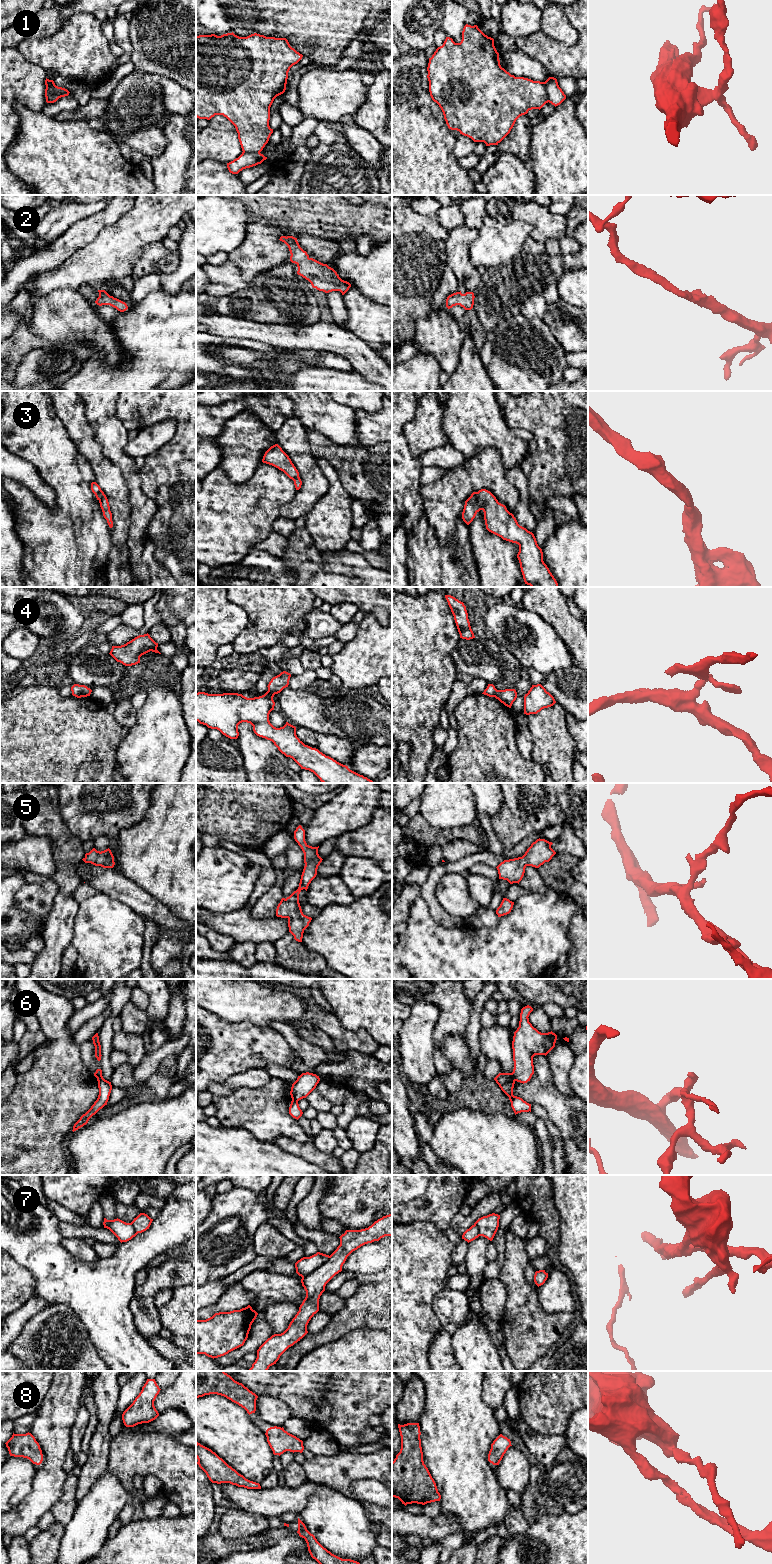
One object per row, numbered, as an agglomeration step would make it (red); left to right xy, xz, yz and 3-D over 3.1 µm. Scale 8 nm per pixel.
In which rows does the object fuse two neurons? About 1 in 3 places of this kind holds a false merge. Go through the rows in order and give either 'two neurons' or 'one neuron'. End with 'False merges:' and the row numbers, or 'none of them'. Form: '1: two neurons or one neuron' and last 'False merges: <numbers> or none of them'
1: two neurons
2: one neuron
3: one neuron
4: two neurons
5: one neuron
6: two neurons
7: two neurons
8: one neuron
False merges: 1, 4, 6, 7

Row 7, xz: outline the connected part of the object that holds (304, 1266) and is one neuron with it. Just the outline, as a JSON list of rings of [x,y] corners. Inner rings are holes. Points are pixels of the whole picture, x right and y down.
[[[317,1252],[310,1257],[303,1257],[295,1263],[296,1273],[302,1278],[318,1269],[329,1259],[329,1255]]]

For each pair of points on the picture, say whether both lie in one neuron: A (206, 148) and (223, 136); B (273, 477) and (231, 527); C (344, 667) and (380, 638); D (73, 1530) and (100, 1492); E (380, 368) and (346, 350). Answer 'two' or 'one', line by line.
A: one
B: one
C: one
D: one
E: one

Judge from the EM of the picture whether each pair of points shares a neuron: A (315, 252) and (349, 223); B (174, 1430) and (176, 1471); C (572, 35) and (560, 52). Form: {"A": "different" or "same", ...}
{"A": "different", "B": "different", "C": "different"}

